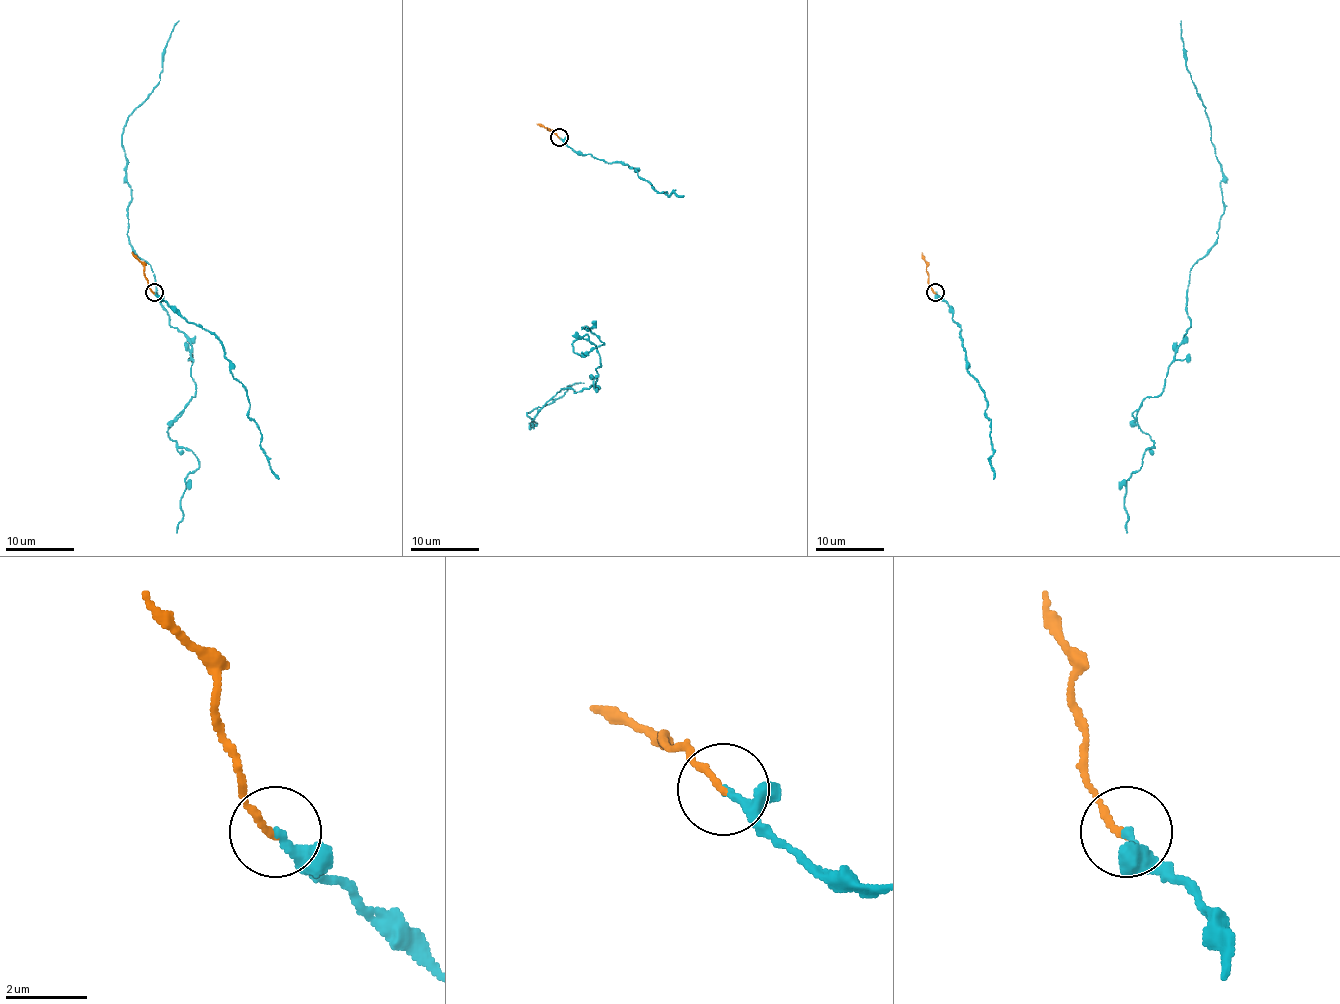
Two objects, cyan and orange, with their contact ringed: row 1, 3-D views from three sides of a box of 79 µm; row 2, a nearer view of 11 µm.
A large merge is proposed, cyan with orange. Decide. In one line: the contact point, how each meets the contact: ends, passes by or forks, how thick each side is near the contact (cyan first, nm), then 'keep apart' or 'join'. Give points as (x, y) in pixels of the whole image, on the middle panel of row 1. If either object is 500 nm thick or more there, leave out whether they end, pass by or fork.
(559, 137) | cyan ends | orange ends | 240/160 nm | join

